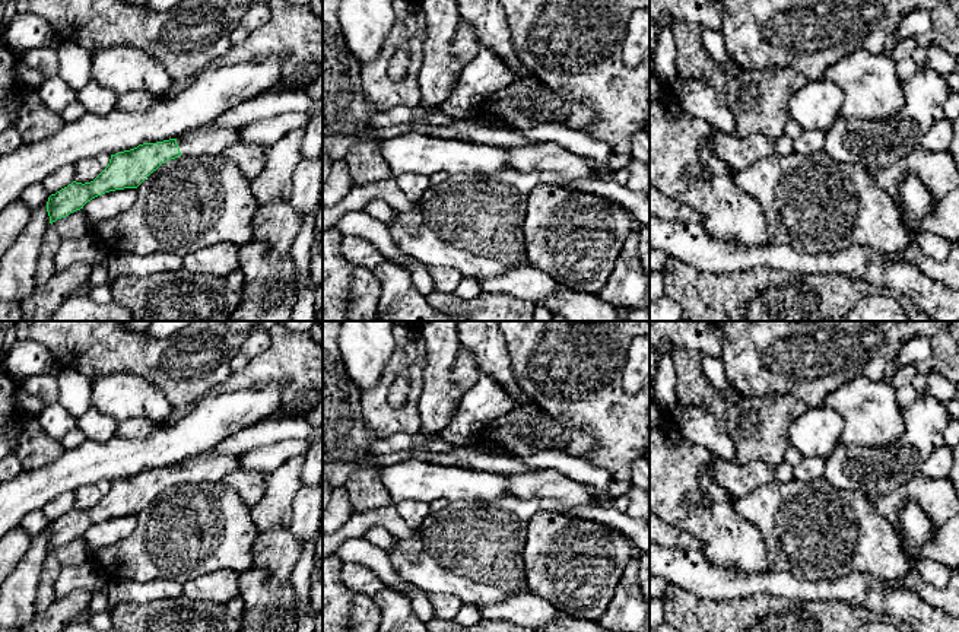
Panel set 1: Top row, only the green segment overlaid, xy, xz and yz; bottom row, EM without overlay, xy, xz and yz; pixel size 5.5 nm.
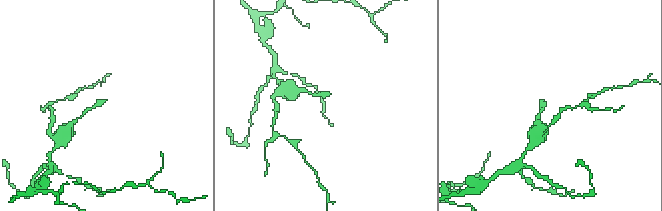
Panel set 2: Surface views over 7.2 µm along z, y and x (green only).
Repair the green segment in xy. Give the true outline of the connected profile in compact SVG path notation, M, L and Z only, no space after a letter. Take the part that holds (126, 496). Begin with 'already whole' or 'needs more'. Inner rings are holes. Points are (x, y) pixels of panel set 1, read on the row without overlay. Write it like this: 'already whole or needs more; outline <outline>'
needs more; outline M204 452L178 466L143 470L111 482L108 493L93 508L85 511L73 508L48 524L50 550L83 536L98 523L115 517L137 515L166 488L181 482L223 482L234 470L239 470L239 455Z

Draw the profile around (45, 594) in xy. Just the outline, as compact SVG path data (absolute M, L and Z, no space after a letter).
M51 552L45 558L45 562L39 574L39 582L38 582L36 597L35 597L36 613L45 612L55 600L54 585L61 568L63 568L61 563Z

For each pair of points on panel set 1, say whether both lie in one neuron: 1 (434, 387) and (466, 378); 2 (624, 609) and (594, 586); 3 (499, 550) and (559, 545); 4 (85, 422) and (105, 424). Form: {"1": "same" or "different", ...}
{"1": "different", "2": "different", "3": "different", "4": "same"}

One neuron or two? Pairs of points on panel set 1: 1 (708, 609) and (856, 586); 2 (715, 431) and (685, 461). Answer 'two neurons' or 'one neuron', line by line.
1: two neurons
2: two neurons

